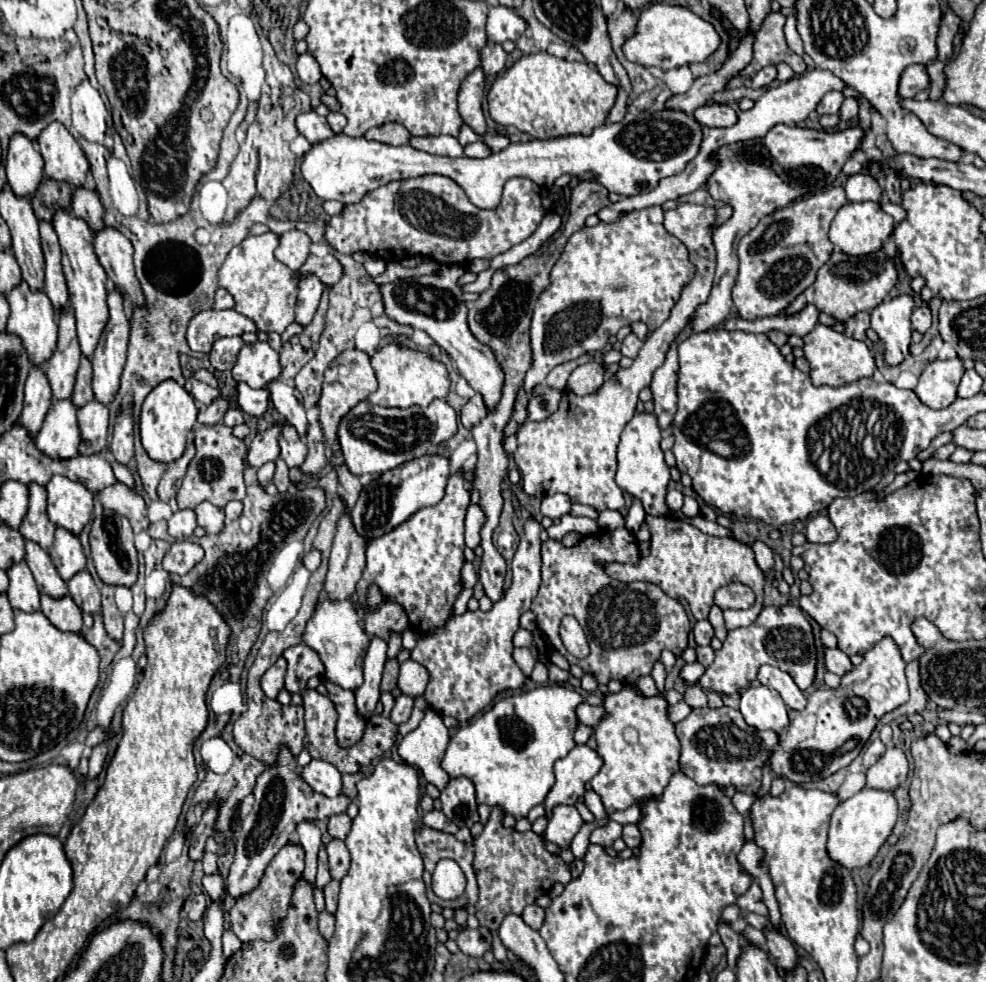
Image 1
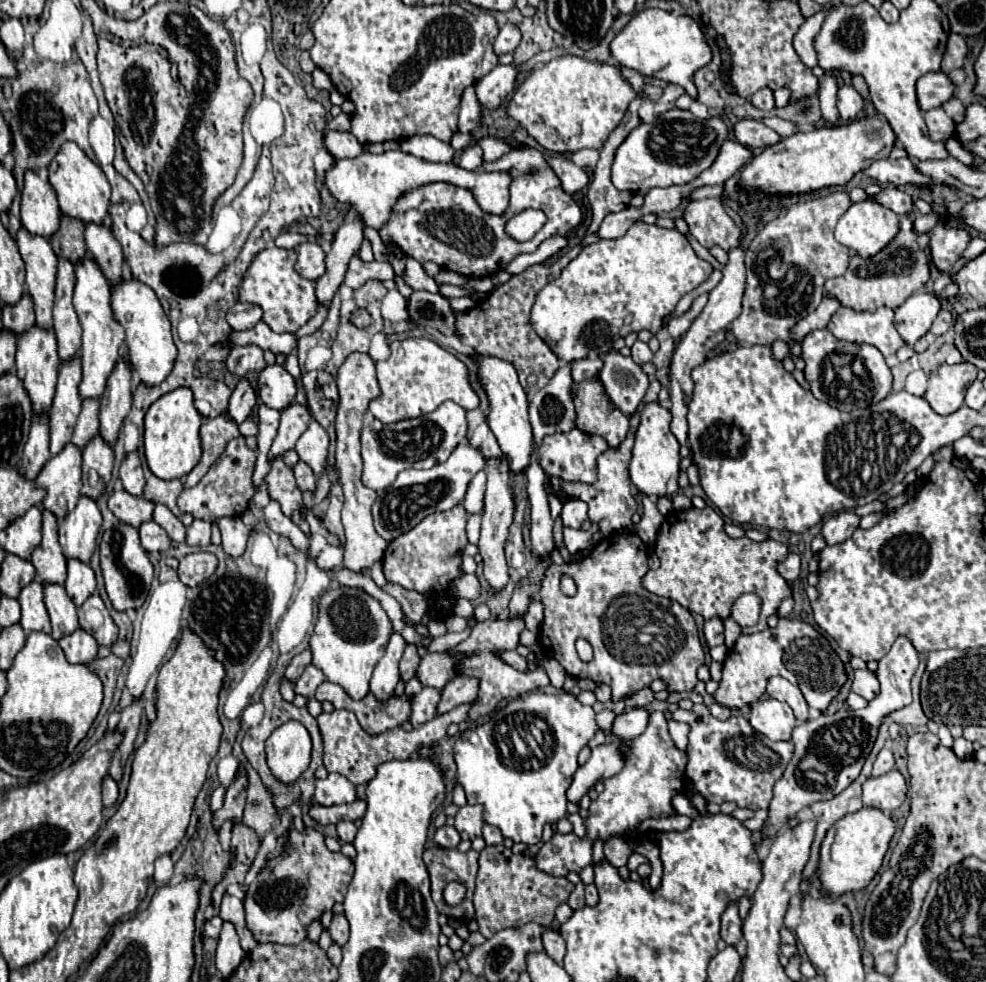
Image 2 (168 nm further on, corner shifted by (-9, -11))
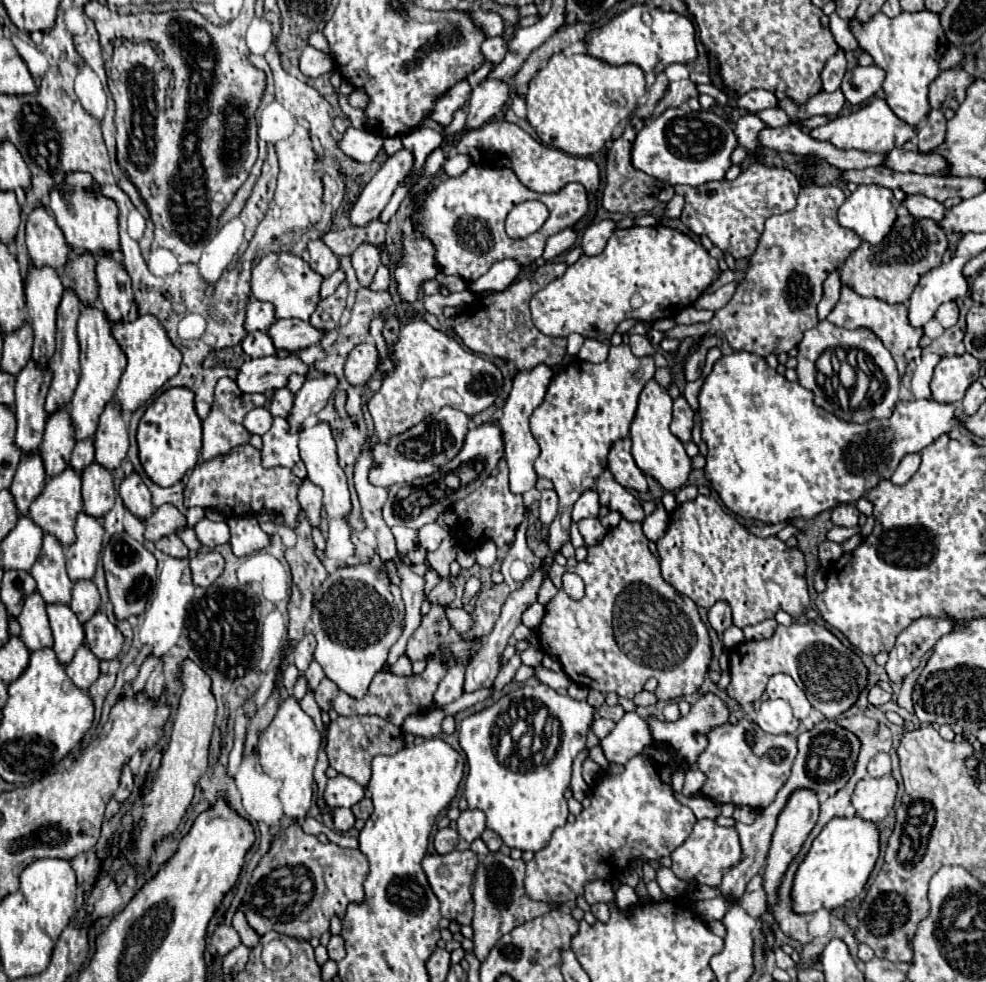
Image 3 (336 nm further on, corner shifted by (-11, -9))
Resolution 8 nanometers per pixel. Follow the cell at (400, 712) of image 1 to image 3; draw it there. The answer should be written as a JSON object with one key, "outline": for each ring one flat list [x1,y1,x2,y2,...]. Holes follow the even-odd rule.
{"outline":[[467,661,467,663,457,663,457,665,453,665,453,667,447,671,447,675,443,677,443,681,439,683,439,689,437,689,437,693,435,693,433,707,443,707,443,705,453,703,455,699,461,697,467,665,469,665,469,661]]}

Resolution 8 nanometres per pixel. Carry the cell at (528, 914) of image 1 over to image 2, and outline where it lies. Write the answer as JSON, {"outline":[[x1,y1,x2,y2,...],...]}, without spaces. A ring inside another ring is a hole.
{"outline":[[547,929,543,931,543,947,551,959,555,959,559,965,563,965,565,957,565,941,557,929]]}

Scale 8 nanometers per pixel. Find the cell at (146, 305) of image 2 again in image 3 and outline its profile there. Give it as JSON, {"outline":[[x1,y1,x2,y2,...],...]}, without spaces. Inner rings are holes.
{"outline":[[139,315,131,323,115,323,113,337,127,357,127,369,123,371,123,377,117,389,119,409,121,413,127,413,127,411,133,413,139,407,143,407,155,395,155,391,161,389,161,385,167,379,177,375,181,365,181,353,179,349,175,349,175,345,171,345,165,329,151,315]]}

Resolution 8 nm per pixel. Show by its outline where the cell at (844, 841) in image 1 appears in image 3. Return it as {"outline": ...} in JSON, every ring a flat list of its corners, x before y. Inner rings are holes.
{"outline":[[835,817,831,819,823,831,813,839,813,845,809,849,809,853,805,855,805,859,801,861,797,873,795,873,795,879,793,879,793,889,791,889,791,901,793,901,793,911,799,913,799,915,809,915,809,913,815,913,819,911,821,907,823,909,837,909,841,907,845,901,857,897,873,867,875,867,875,861,879,857,879,831,877,827,871,823,871,821,863,821,861,817]]}

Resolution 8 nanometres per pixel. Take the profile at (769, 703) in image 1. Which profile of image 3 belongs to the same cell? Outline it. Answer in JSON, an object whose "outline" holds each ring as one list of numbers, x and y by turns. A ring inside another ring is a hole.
{"outline":[[767,699,761,703,759,711,753,715,755,723,765,733,795,733,799,727,799,719,793,717,791,705,783,699]]}

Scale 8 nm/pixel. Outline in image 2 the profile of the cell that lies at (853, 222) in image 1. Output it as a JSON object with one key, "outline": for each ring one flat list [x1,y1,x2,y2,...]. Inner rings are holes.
{"outline":[[873,201,853,203,835,227,837,241,865,259,885,249,897,233,897,215]]}

